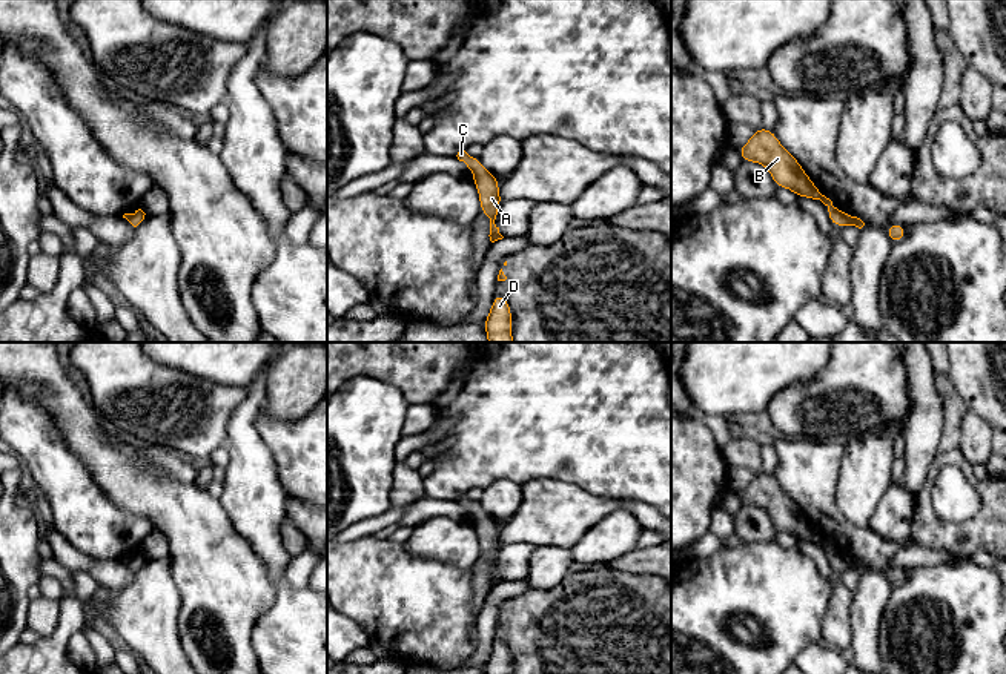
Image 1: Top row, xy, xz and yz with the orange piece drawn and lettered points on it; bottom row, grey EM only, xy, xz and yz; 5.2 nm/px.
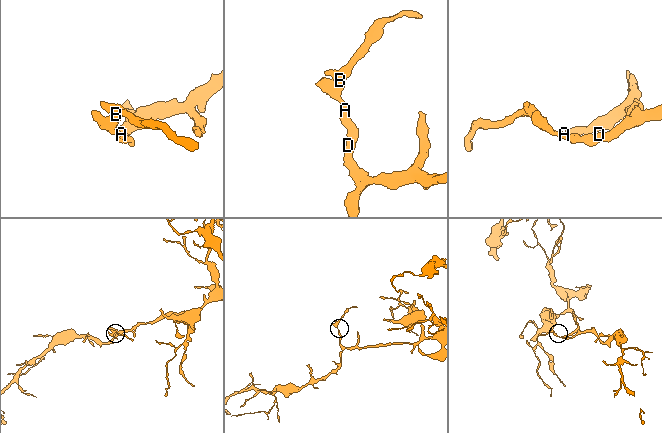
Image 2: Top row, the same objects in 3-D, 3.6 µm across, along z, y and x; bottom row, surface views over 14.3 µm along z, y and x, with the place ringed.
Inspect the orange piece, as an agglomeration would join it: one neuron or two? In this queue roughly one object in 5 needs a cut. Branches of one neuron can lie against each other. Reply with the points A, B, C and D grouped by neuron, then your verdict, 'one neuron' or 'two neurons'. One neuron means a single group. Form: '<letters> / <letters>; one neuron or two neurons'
A B C D; one neuron

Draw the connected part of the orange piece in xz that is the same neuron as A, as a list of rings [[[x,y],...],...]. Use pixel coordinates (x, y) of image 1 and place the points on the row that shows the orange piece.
[[[459,150],[456,157],[473,170],[473,183],[476,184],[479,193],[481,213],[490,216],[490,241],[495,243],[502,240],[504,236],[499,233],[496,221],[498,209],[502,201],[499,195],[498,178],[481,166],[479,158],[470,157],[465,150]]]

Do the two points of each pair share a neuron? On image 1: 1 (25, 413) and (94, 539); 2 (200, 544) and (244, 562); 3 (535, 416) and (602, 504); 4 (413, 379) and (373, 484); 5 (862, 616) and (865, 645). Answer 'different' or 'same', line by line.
1: same
2: same
3: different
4: different
5: same

